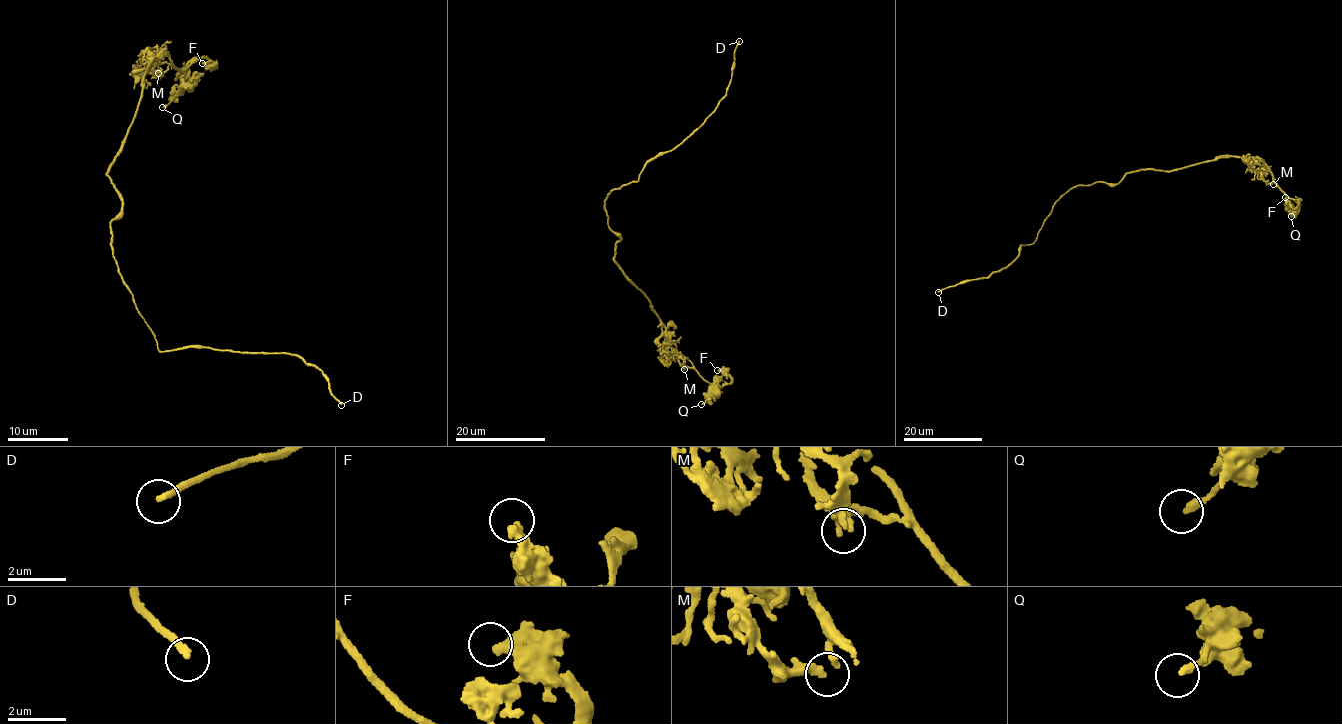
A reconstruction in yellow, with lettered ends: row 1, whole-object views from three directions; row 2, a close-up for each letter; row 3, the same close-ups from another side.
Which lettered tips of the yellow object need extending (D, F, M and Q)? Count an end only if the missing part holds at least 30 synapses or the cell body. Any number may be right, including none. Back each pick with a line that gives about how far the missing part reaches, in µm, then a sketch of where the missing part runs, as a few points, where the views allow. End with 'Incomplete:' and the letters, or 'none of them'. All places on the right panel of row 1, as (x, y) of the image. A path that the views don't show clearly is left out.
D: 9 µm | (938, 292), (923, 297), (921, 290)
Incomplete: D

